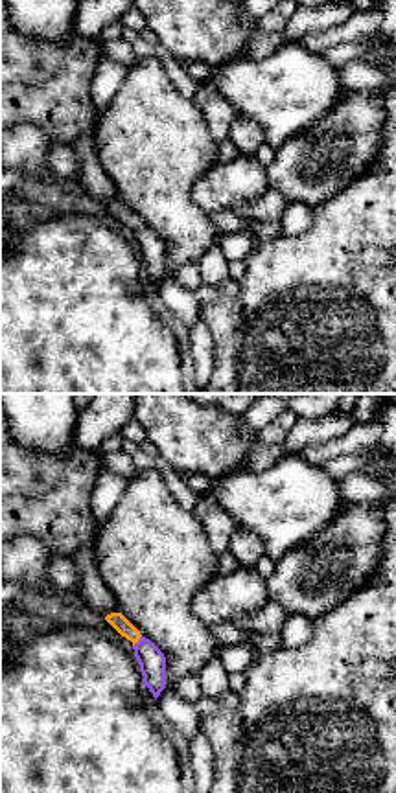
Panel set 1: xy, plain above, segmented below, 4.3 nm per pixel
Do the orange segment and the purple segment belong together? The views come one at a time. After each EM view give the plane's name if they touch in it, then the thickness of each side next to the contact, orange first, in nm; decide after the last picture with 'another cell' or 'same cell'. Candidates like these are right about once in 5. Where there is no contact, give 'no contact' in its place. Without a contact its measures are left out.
meets orange in xy; 70 nm thick on the orange side, 120 nm on the other

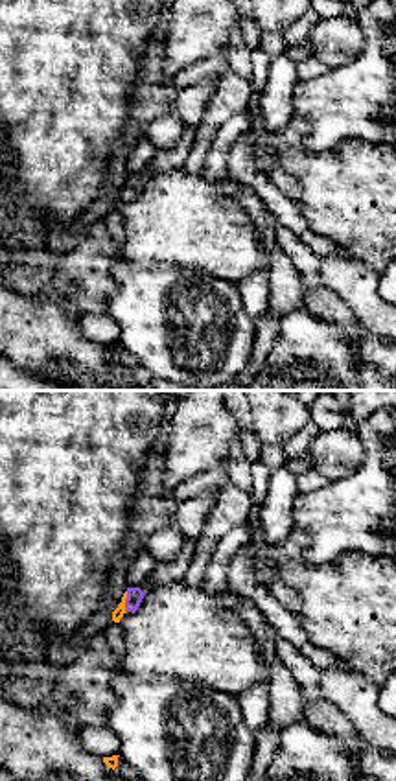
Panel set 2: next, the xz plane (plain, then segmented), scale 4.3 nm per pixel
meets orange in xz; 50 nm thick on the orange side, 70 nm on the other

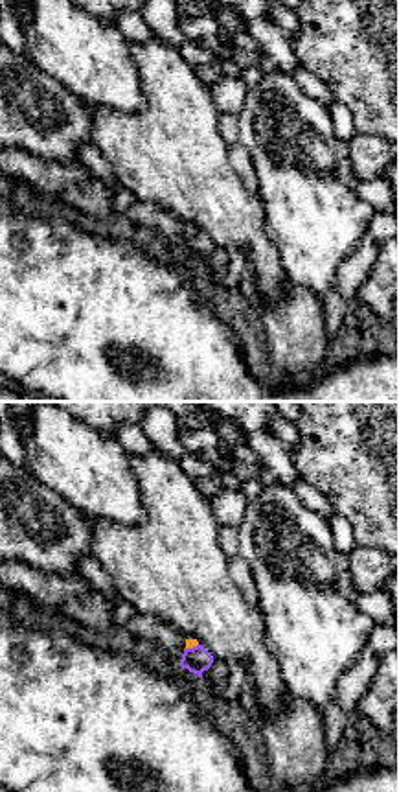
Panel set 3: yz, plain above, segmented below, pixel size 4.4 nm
meets orange in yz; 50 nm thick on the orange side, 120 nm on the other

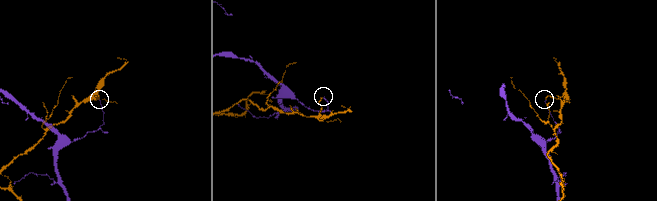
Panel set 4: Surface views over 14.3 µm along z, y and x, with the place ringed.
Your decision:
another cell

